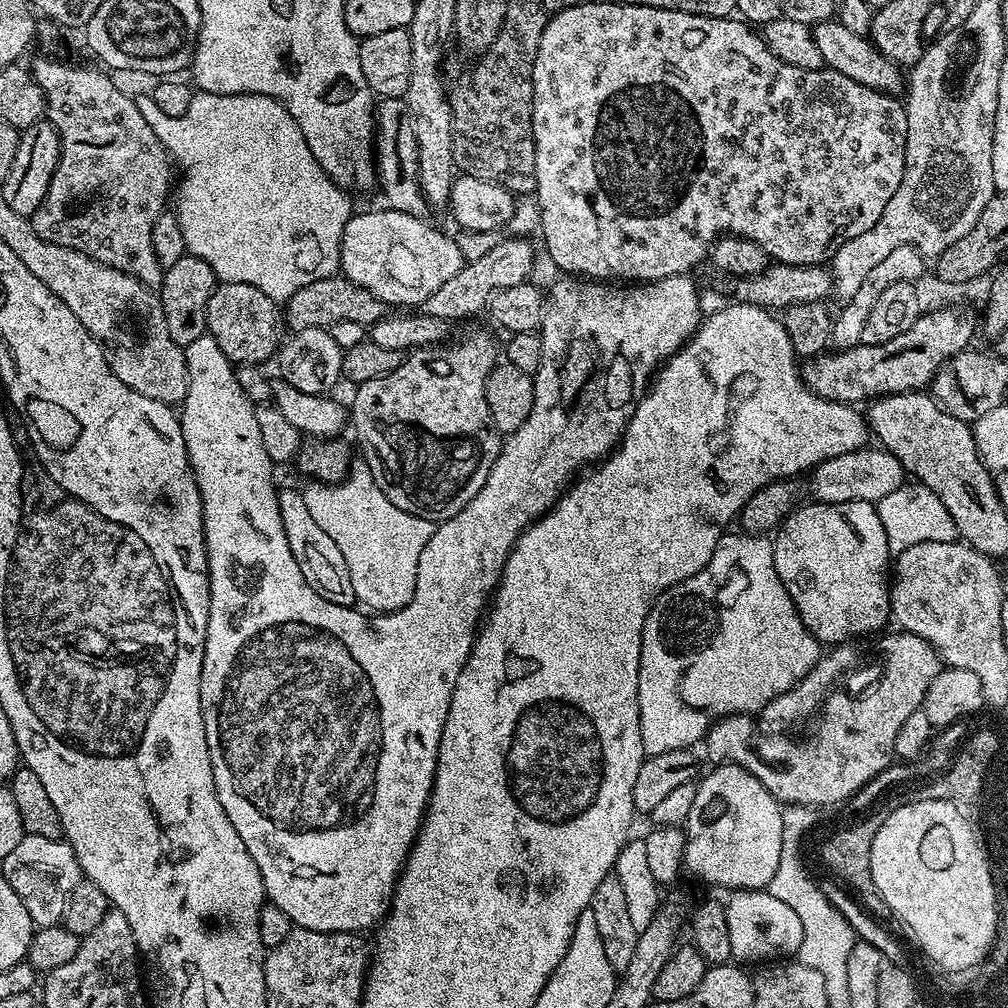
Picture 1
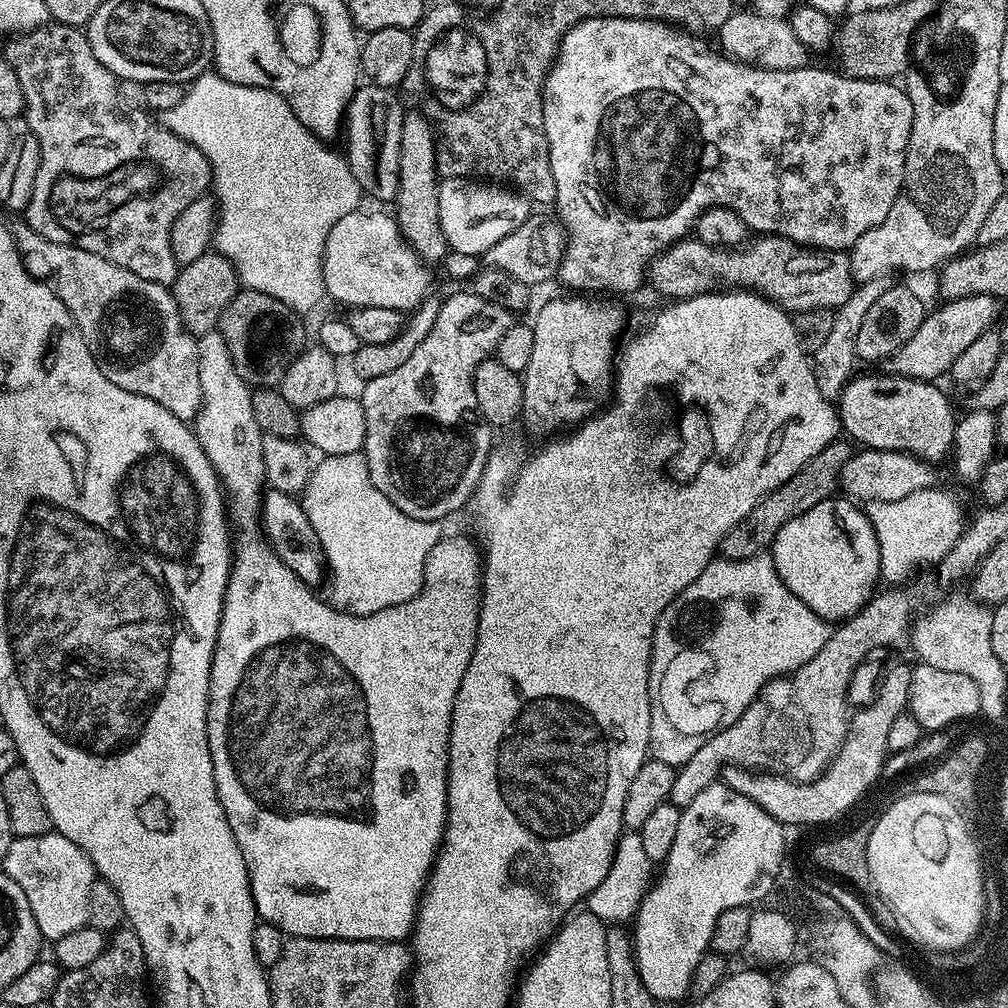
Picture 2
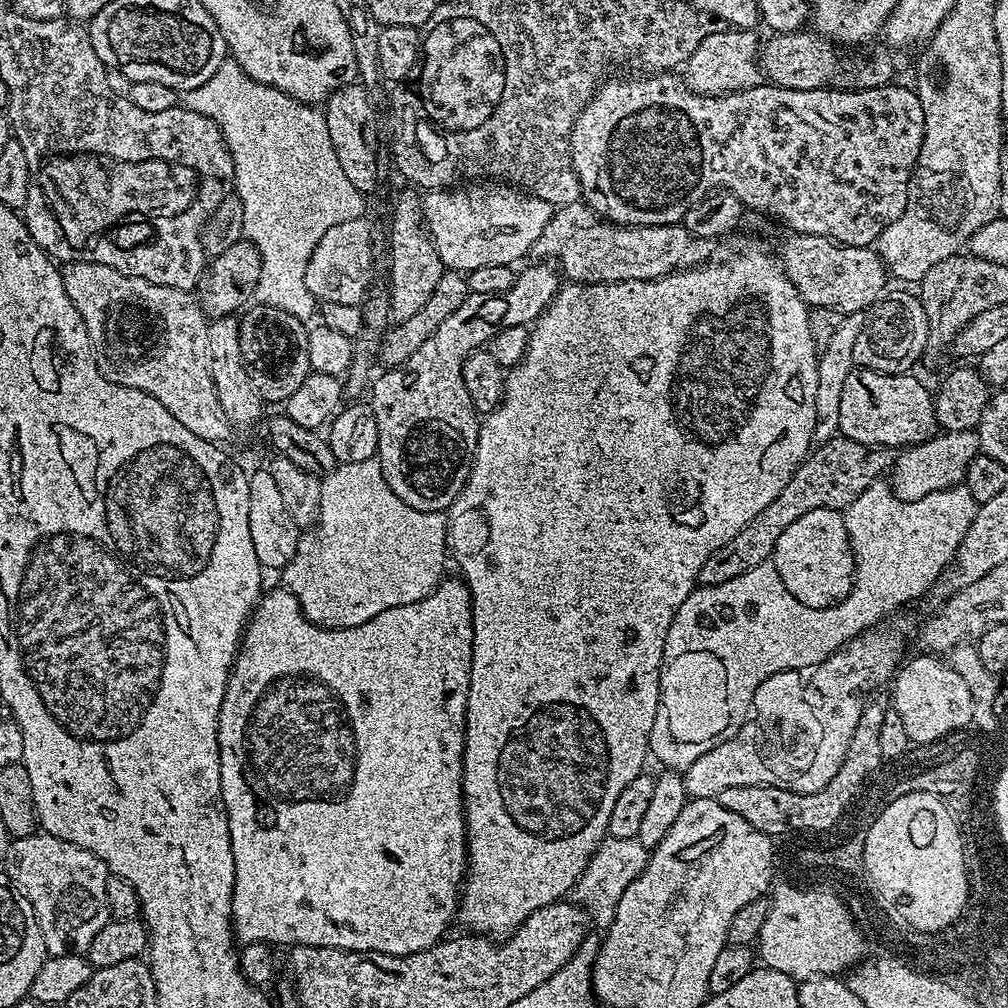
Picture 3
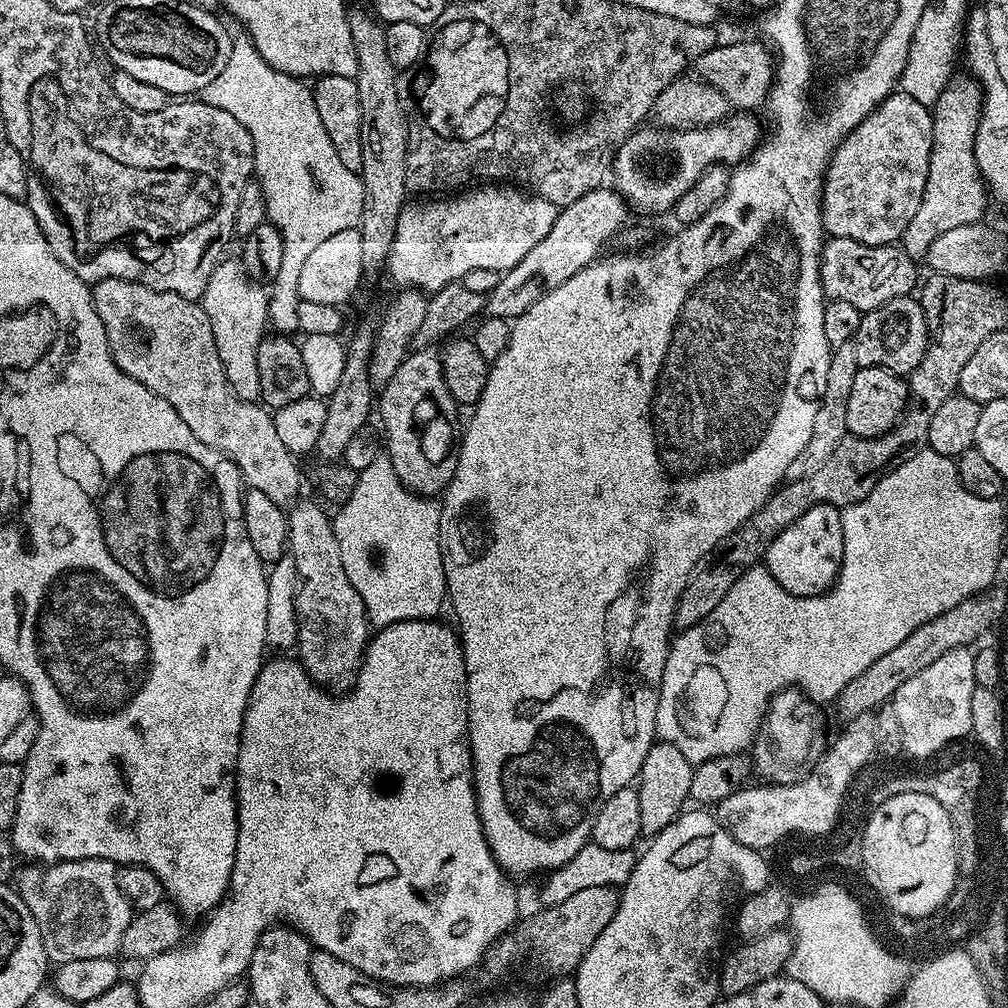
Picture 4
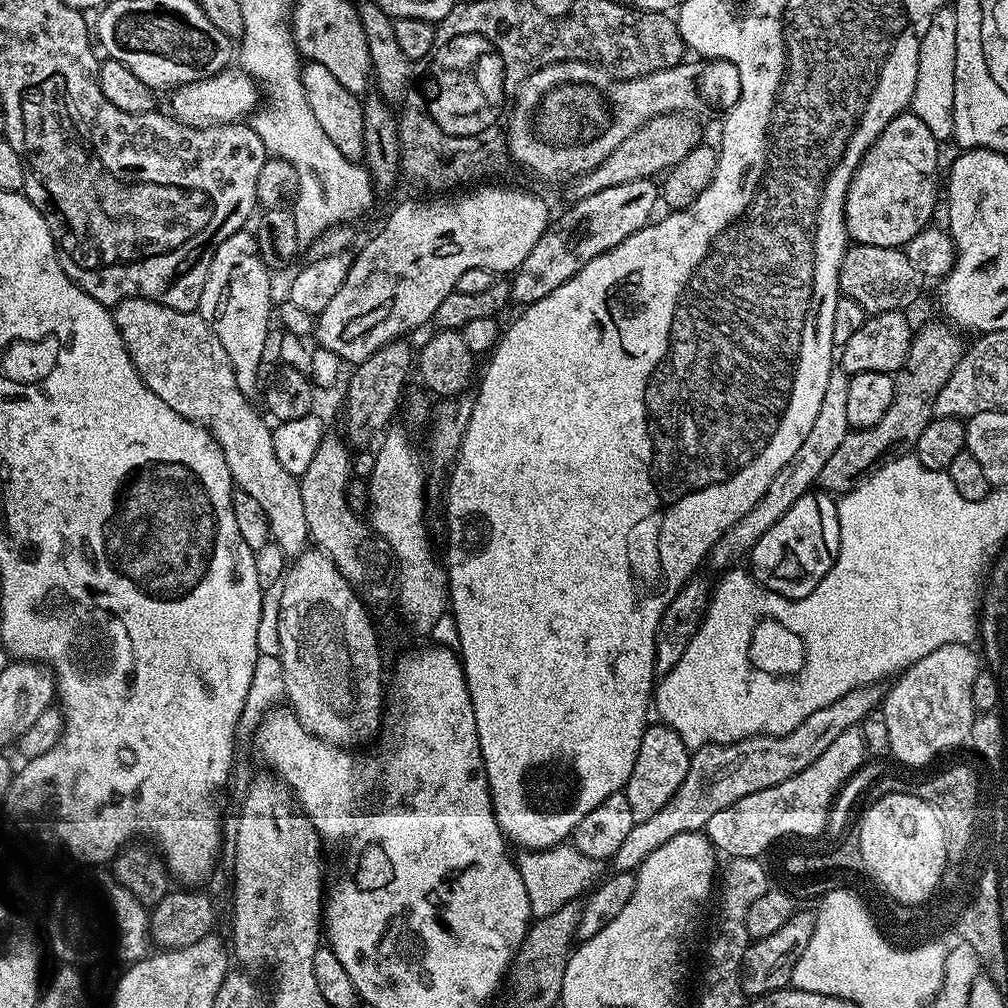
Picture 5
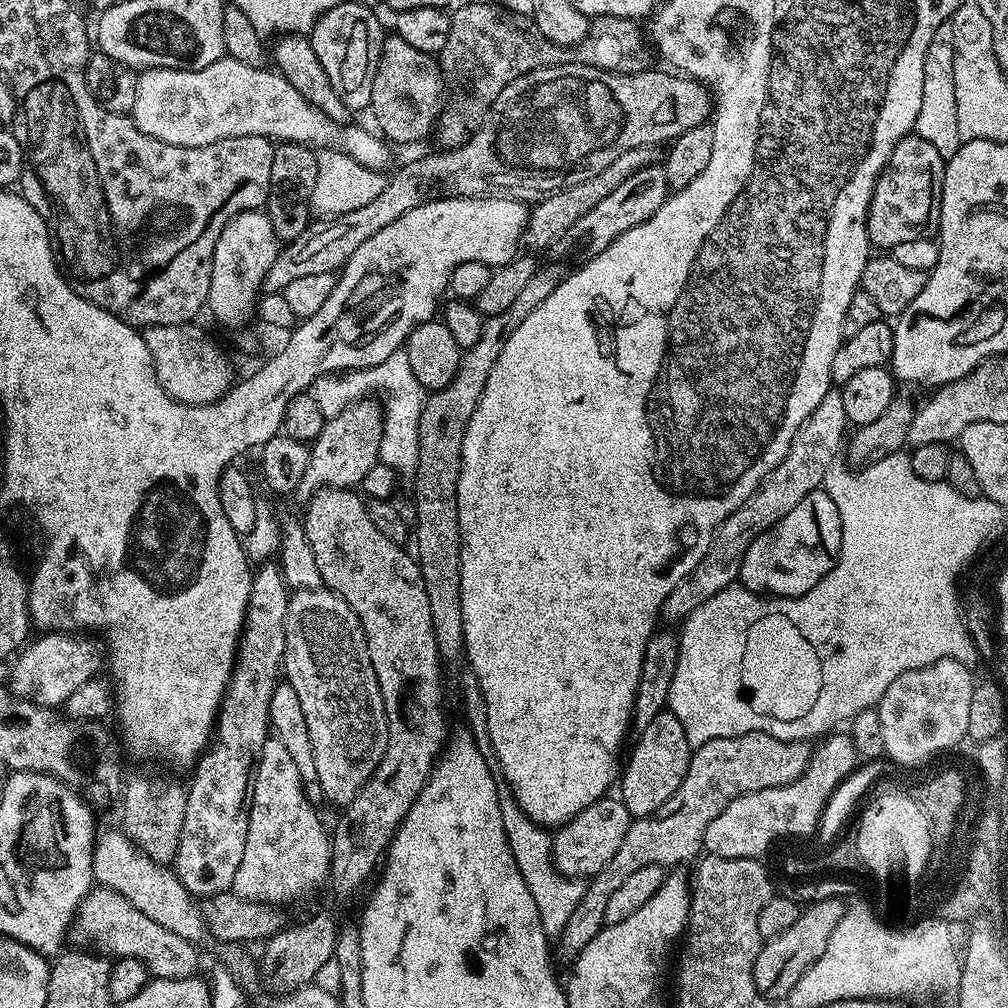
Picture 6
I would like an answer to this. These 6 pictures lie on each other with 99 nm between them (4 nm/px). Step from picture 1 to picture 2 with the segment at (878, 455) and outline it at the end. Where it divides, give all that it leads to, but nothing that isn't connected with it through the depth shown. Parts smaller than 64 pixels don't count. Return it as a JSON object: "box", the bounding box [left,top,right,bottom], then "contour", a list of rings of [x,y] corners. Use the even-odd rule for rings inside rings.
{"box":[840,448,937,502],"contour":[[[864,448],[848,460],[840,475],[840,488],[845,497],[856,502],[898,502],[898,498],[906,498],[906,494],[937,487],[936,471],[927,460],[919,460],[909,452]]]}

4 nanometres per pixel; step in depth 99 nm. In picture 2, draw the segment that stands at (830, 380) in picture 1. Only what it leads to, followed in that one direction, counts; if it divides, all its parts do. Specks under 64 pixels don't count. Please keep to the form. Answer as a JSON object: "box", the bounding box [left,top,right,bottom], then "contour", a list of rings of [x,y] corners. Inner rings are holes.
{"box":[886,294,1001,381],"contour":[[[978,294],[967,296],[957,300],[949,300],[941,303],[941,308],[936,308],[925,315],[922,326],[914,332],[914,338],[906,342],[894,355],[886,361],[889,373],[898,376],[909,376],[915,380],[935,381],[949,371],[952,363],[978,338],[982,338],[984,332],[989,331],[1001,319],[1001,301],[994,296]],[[993,323],[993,324],[992,324]]]}

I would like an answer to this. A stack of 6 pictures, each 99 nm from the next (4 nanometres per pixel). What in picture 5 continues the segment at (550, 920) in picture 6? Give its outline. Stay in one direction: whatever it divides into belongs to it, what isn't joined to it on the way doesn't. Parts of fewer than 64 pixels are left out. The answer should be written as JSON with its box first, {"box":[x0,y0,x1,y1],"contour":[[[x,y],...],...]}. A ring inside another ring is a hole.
{"box":[515,842,602,918],"contour":[[[568,842],[554,848],[524,850],[519,854],[521,856],[515,857],[516,869],[522,874],[522,886],[526,886],[526,898],[530,898],[530,910],[536,918],[554,914],[562,906],[566,906],[566,902],[580,900],[602,876],[601,861],[586,858],[586,854],[582,854]]]}

